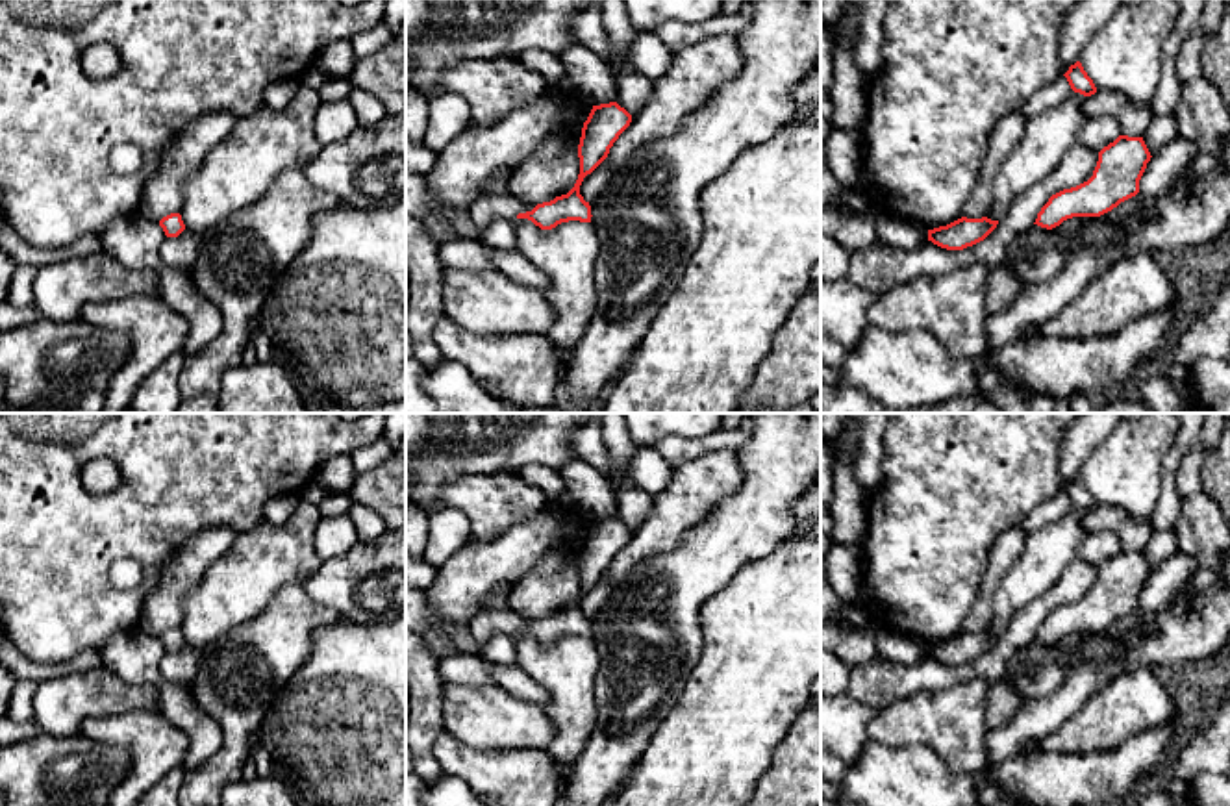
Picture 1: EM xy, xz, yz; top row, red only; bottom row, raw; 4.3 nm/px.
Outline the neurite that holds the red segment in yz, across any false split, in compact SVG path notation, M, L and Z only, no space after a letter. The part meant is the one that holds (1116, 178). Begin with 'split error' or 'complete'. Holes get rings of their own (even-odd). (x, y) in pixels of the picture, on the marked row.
complete; M1119 135L1098 152L1093 176L1048 198L1034 224L1052 230L1073 217L1100 217L1139 193L1150 161L1143 137Z

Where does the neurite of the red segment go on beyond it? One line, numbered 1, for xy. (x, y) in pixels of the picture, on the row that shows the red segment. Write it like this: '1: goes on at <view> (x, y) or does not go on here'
1: does not go on here

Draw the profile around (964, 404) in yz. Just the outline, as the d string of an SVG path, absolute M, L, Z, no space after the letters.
M969 397L950 398L930 409L932 413L974 413L974 402Z

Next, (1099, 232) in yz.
M1095 219L1093 222L1082 228L1082 239L1086 243L1104 245L1113 235L1115 235L1115 228L1104 219Z

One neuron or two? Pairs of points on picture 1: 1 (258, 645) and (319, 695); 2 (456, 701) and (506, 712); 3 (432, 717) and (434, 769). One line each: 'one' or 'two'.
1: two
2: one
3: one

